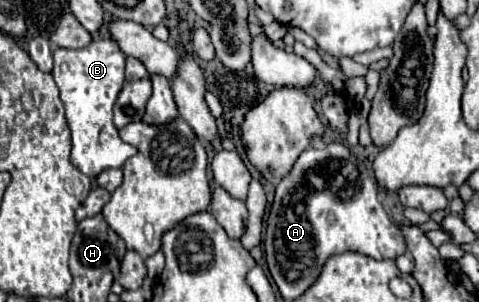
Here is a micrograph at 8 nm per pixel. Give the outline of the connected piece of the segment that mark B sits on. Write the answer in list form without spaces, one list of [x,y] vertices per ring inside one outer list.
[[[110,38],[92,40],[86,48],[54,50],[52,76],[60,90],[60,100],[66,108],[66,120],[72,132],[70,162],[86,176],[94,178],[104,168],[120,168],[138,150],[118,136],[112,122],[112,106],[124,84],[124,54]]]

